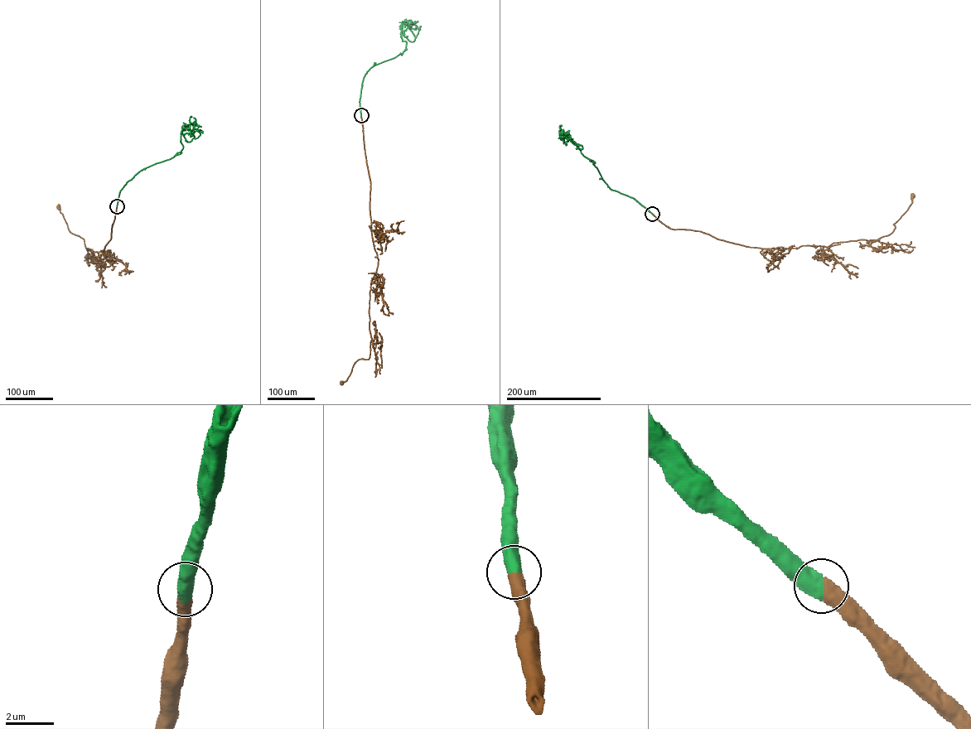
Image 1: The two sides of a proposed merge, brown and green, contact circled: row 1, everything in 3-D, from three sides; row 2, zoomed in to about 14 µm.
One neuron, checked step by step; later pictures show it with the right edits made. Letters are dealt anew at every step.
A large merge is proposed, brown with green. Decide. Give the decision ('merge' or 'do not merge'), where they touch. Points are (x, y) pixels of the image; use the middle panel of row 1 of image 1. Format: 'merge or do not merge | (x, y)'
merge | (361, 115)

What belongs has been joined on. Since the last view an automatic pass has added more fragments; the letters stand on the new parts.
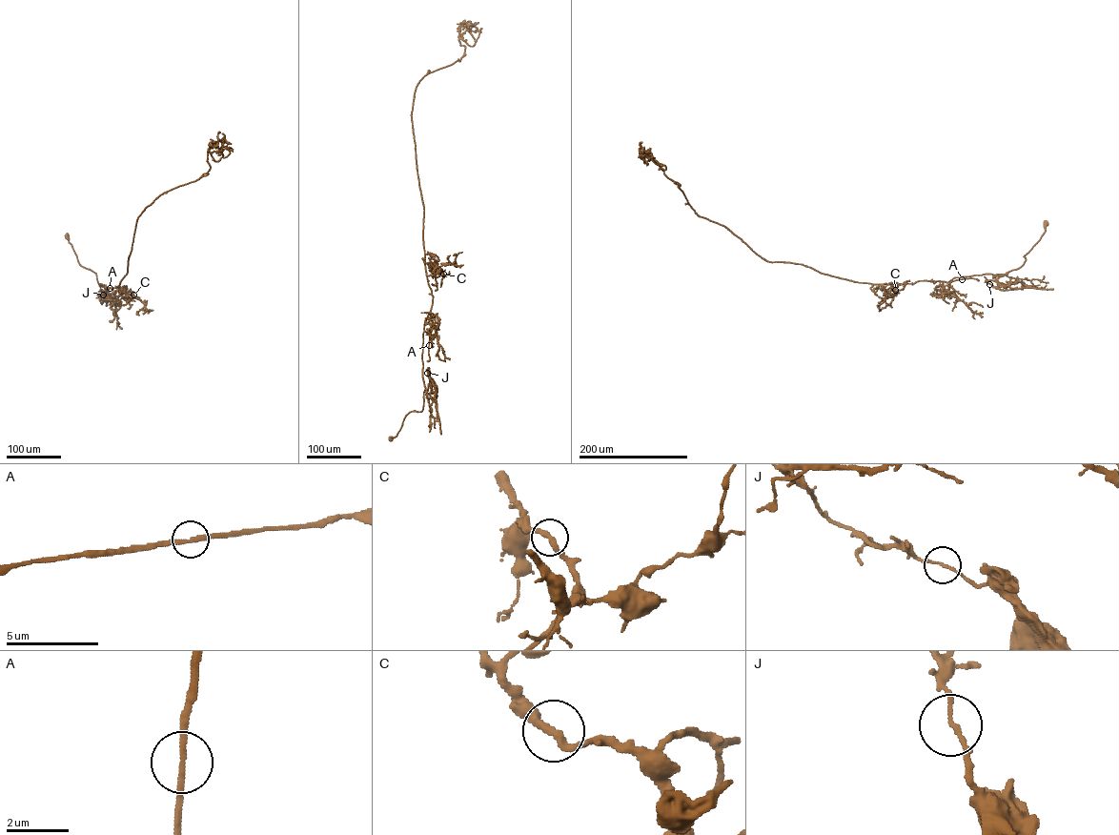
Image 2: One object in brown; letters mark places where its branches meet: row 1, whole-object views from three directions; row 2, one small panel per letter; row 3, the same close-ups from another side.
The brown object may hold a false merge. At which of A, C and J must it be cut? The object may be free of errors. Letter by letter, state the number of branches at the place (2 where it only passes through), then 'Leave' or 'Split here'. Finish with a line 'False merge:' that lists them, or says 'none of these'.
A: Branches: 2. Leave
C: Branches: 2. Leave
J: Branches: 2. Split here
False merge: J

